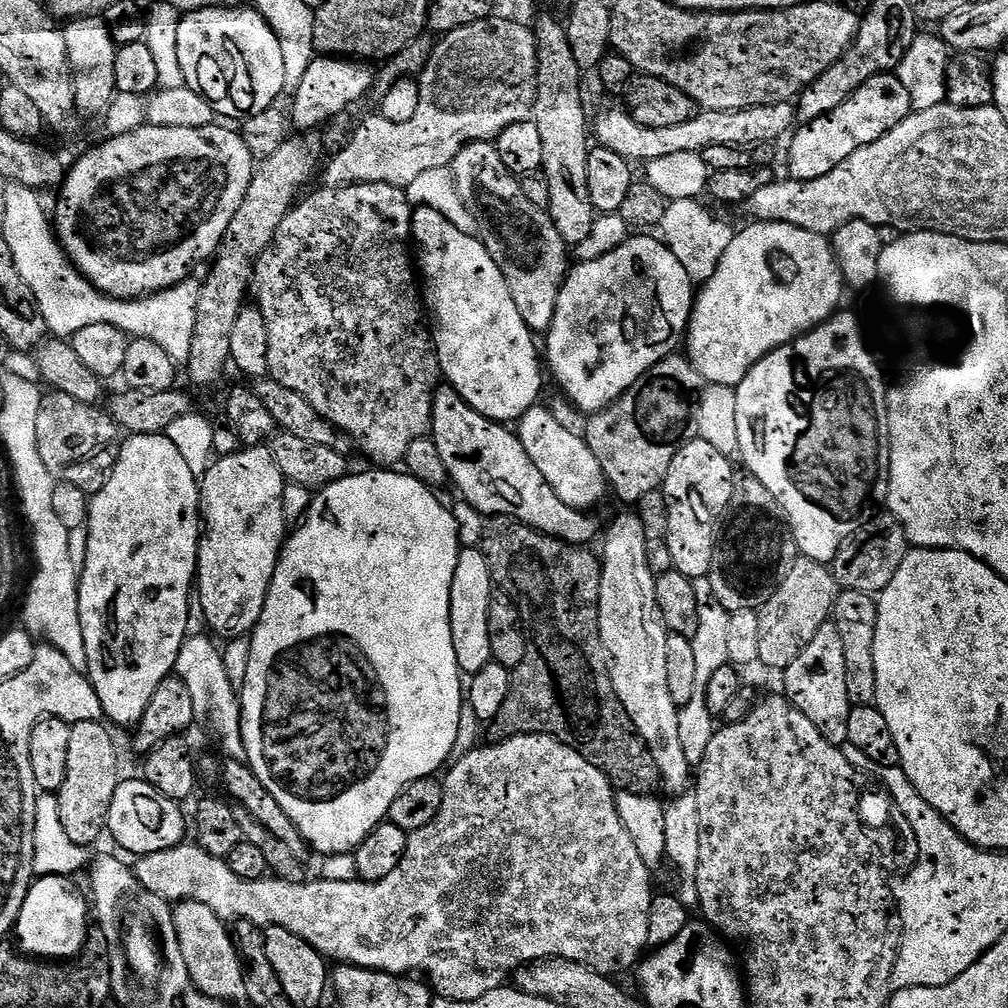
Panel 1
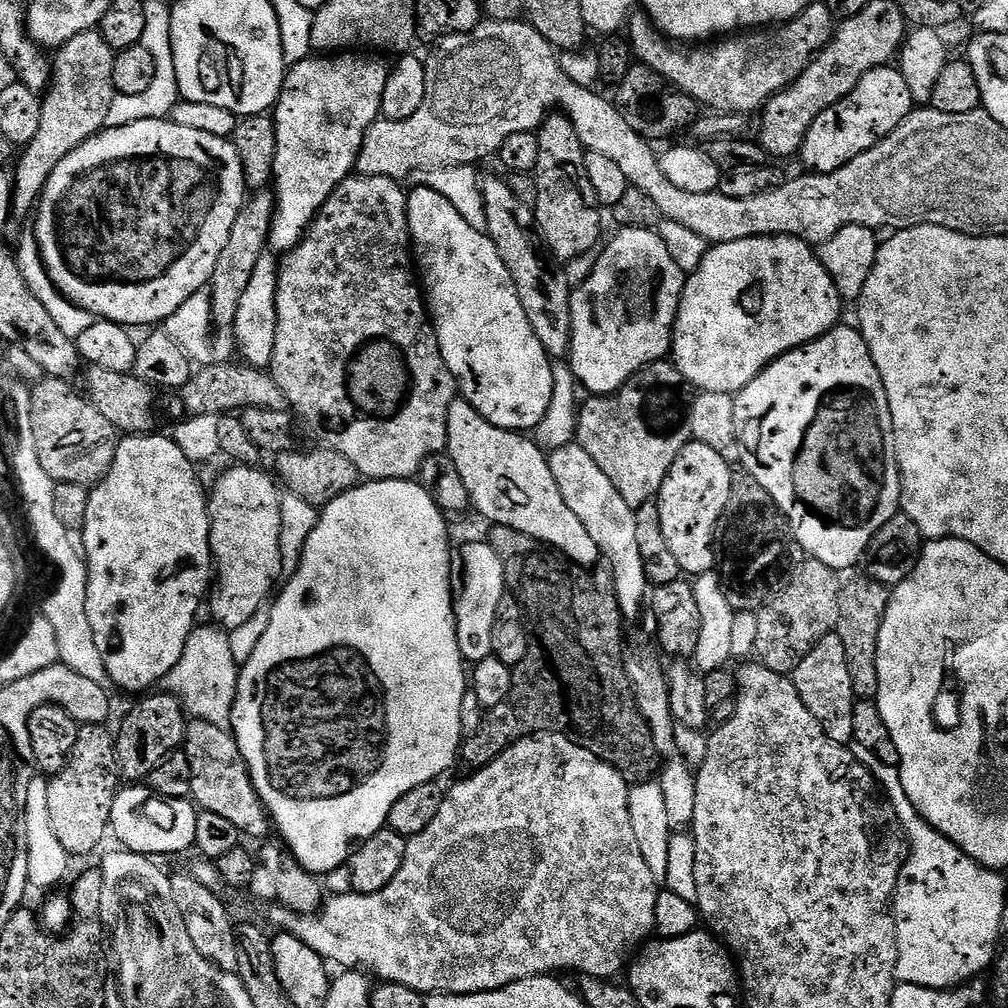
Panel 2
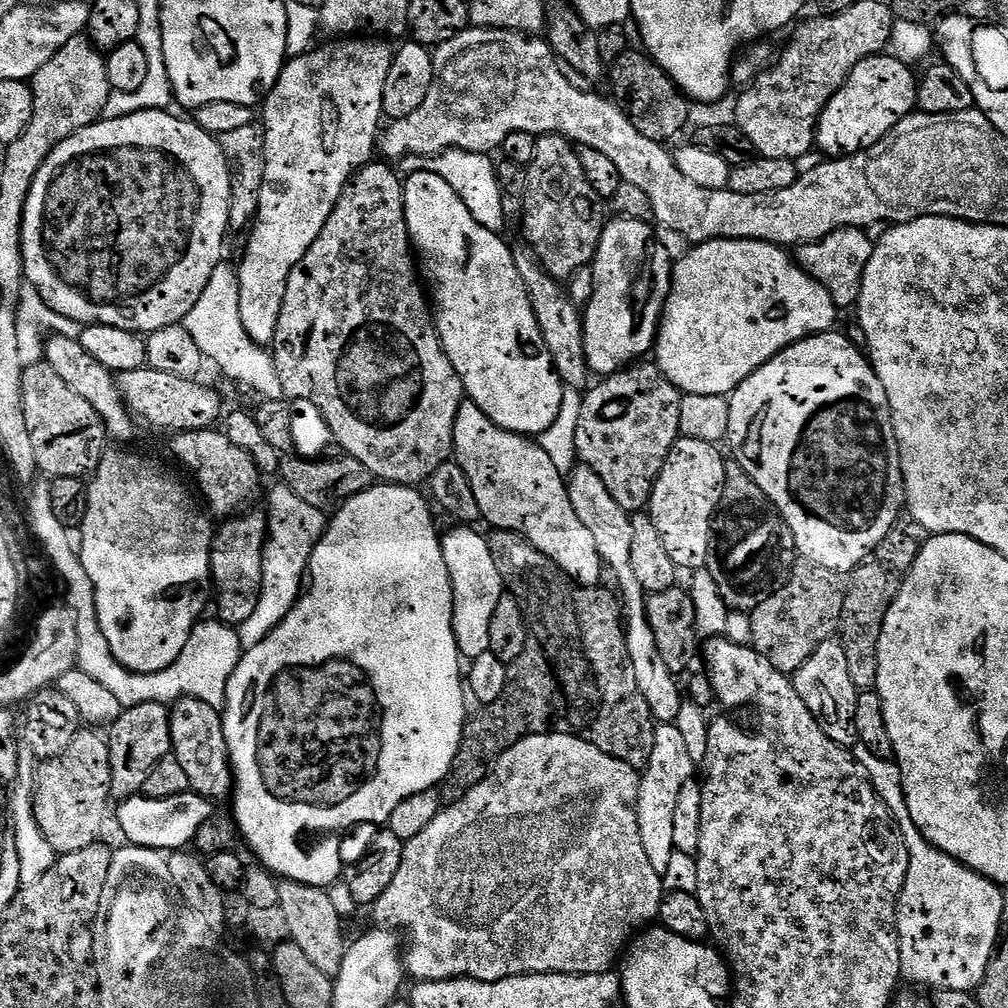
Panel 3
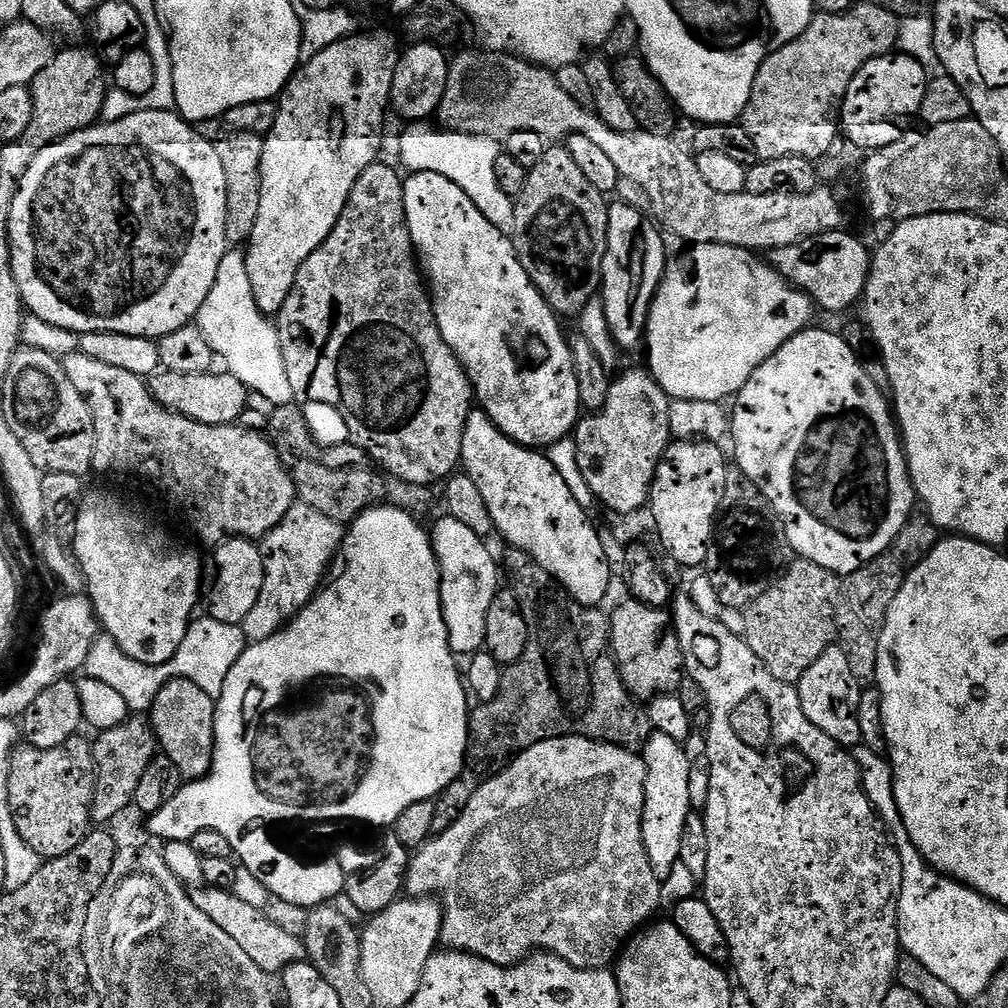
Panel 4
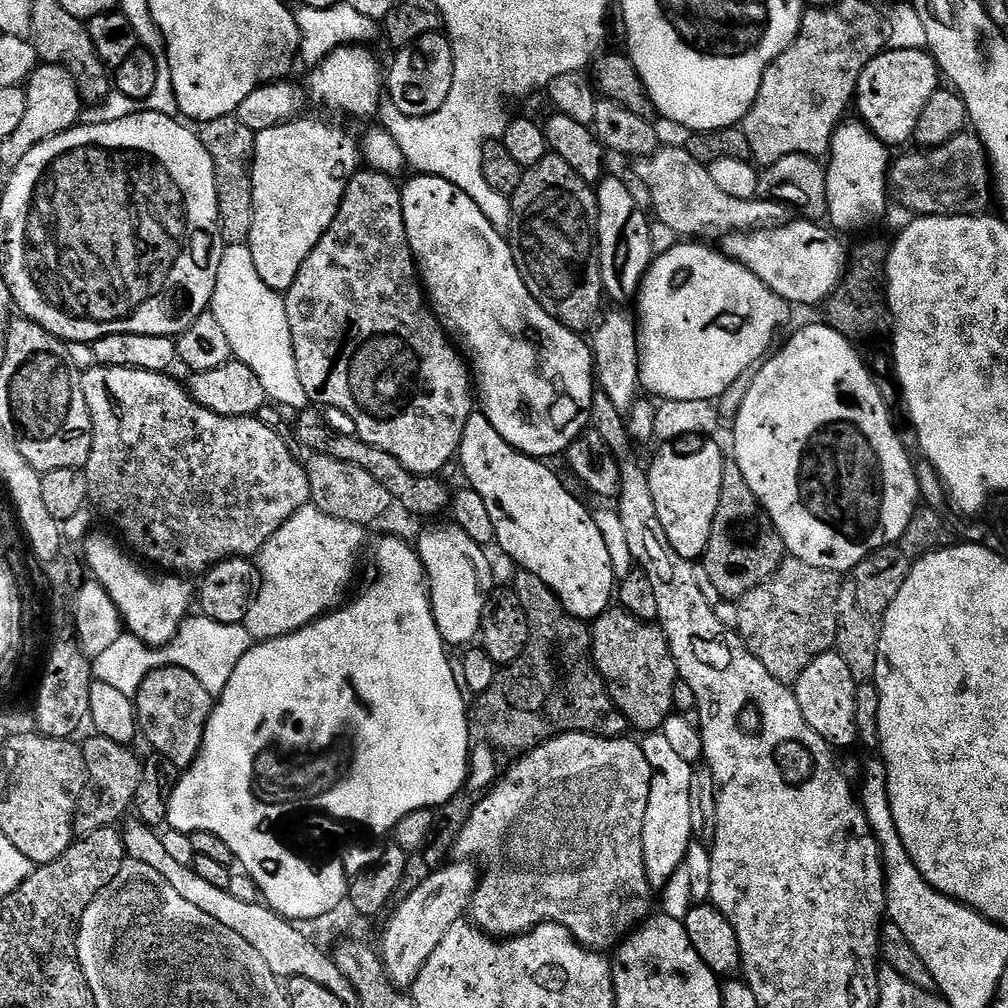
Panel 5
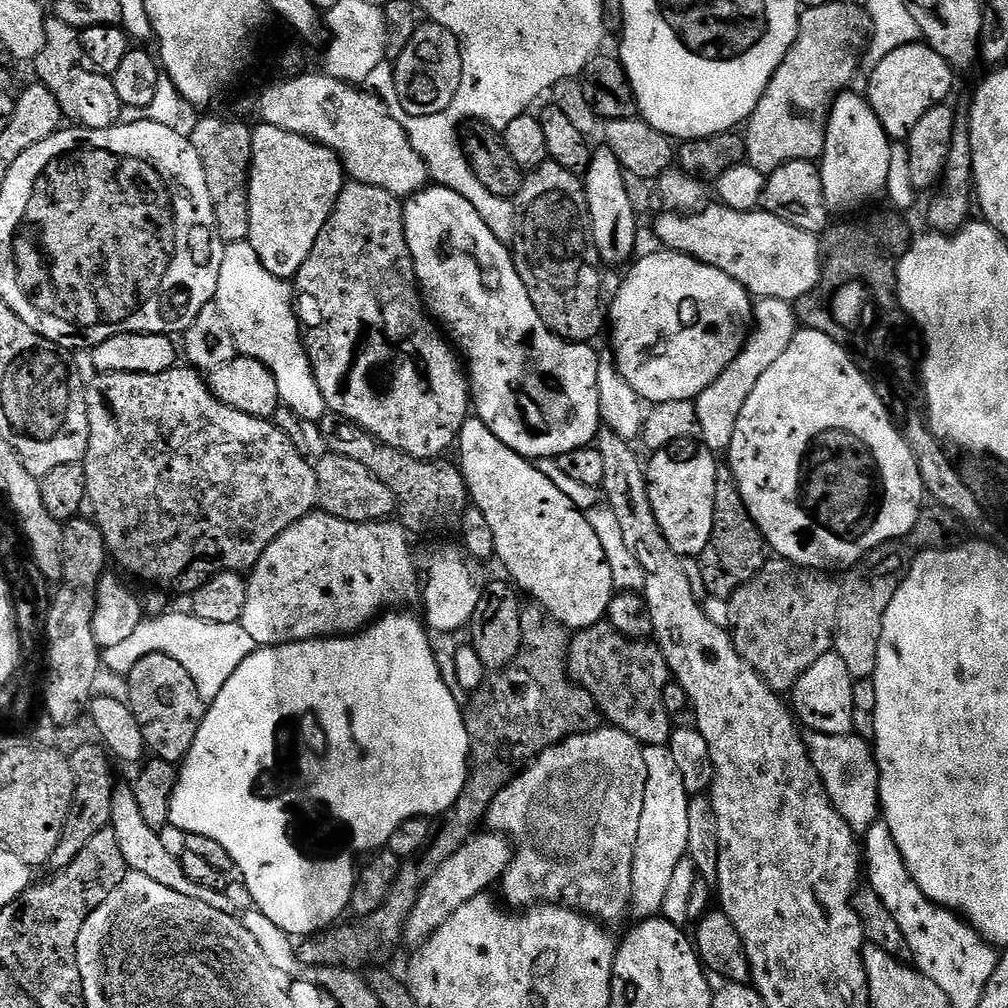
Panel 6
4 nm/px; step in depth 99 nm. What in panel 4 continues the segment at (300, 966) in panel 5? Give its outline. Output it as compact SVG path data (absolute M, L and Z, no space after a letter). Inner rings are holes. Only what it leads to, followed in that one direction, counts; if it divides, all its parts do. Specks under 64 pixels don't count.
M204 886L193 891L191 897L194 906L198 906L198 910L202 910L202 914L206 914L206 918L215 922L224 933L230 934L230 938L234 938L234 942L246 950L246 954L263 972L280 974L292 964L305 959L304 941L301 937L288 934L271 915L263 916L250 901L243 900L236 894L232 890Z

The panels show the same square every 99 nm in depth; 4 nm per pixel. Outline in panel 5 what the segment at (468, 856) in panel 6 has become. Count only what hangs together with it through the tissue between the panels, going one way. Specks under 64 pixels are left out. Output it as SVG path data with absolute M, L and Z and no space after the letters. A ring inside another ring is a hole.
M450 862L437 868L430 878L426 878L426 882L422 882L422 886L407 893L403 897L404 901L401 899L395 905L396 913L389 918L384 928L384 937L378 943L378 951L389 980L401 990L411 989L422 966L426 966L426 958L430 958L430 954L438 950L438 942L446 938L446 930L461 923L463 916L460 915L463 912L465 915L471 905L478 883L477 869L468 862L455 863Z

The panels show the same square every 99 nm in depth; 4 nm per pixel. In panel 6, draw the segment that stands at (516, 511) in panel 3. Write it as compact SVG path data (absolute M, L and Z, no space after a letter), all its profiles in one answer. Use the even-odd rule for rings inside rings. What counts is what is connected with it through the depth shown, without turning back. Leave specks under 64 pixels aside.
M469 418L460 431L459 448L458 467L468 487L471 503L482 510L482 514L486 514L490 531L494 534L495 559L504 563L511 583L525 597L528 595L528 598L542 605L569 630L589 628L601 623L608 615L614 587L606 552L585 513L577 509L574 502L550 482L549 473L543 467L540 469L527 456L519 456L510 450L510 446L503 444L488 429L486 422Z

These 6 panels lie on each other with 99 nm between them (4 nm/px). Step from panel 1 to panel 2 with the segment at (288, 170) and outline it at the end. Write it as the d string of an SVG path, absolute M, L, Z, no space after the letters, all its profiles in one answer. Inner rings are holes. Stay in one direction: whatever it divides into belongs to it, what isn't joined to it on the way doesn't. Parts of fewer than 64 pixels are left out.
M256 190L245 199L238 218L234 218L227 244L218 258L214 274L208 283L211 296L211 314L215 327L230 328L237 317L238 302L246 291L250 277L254 274L254 266L258 266L258 258L268 248L268 235L272 219L276 213L276 197L271 191Z

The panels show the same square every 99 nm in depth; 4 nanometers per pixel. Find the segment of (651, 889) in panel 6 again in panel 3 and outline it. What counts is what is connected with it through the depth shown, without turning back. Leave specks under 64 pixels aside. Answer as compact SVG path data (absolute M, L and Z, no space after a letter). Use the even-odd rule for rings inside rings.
M674 726L657 727L654 734L654 750L650 754L650 762L643 769L640 778L640 793L636 799L638 814L638 830L642 834L642 846L650 858L650 866L663 874L666 871L674 846L674 810L678 807L678 794L682 794L682 786L693 779L698 766L686 751L686 741L682 733Z

